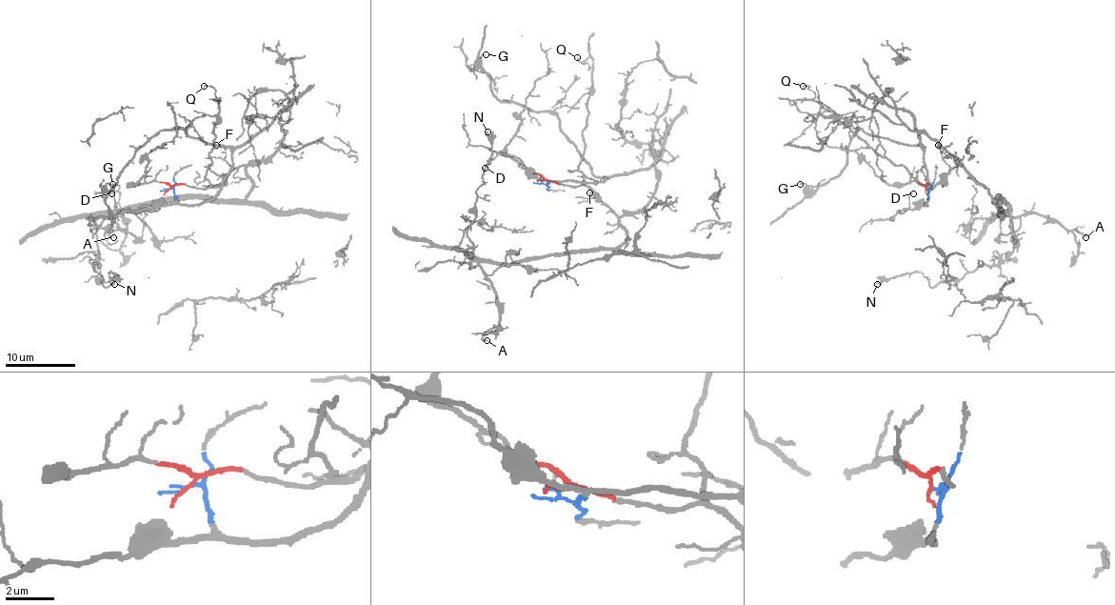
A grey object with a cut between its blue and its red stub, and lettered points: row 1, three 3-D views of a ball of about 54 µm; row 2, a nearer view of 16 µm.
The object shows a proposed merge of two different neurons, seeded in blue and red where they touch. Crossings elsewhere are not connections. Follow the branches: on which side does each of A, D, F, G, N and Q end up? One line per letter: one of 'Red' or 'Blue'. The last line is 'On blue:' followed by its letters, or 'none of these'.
A: Red
D: Blue
F: Red
G: Blue
N: Red
Q: Red
On blue: D, G

